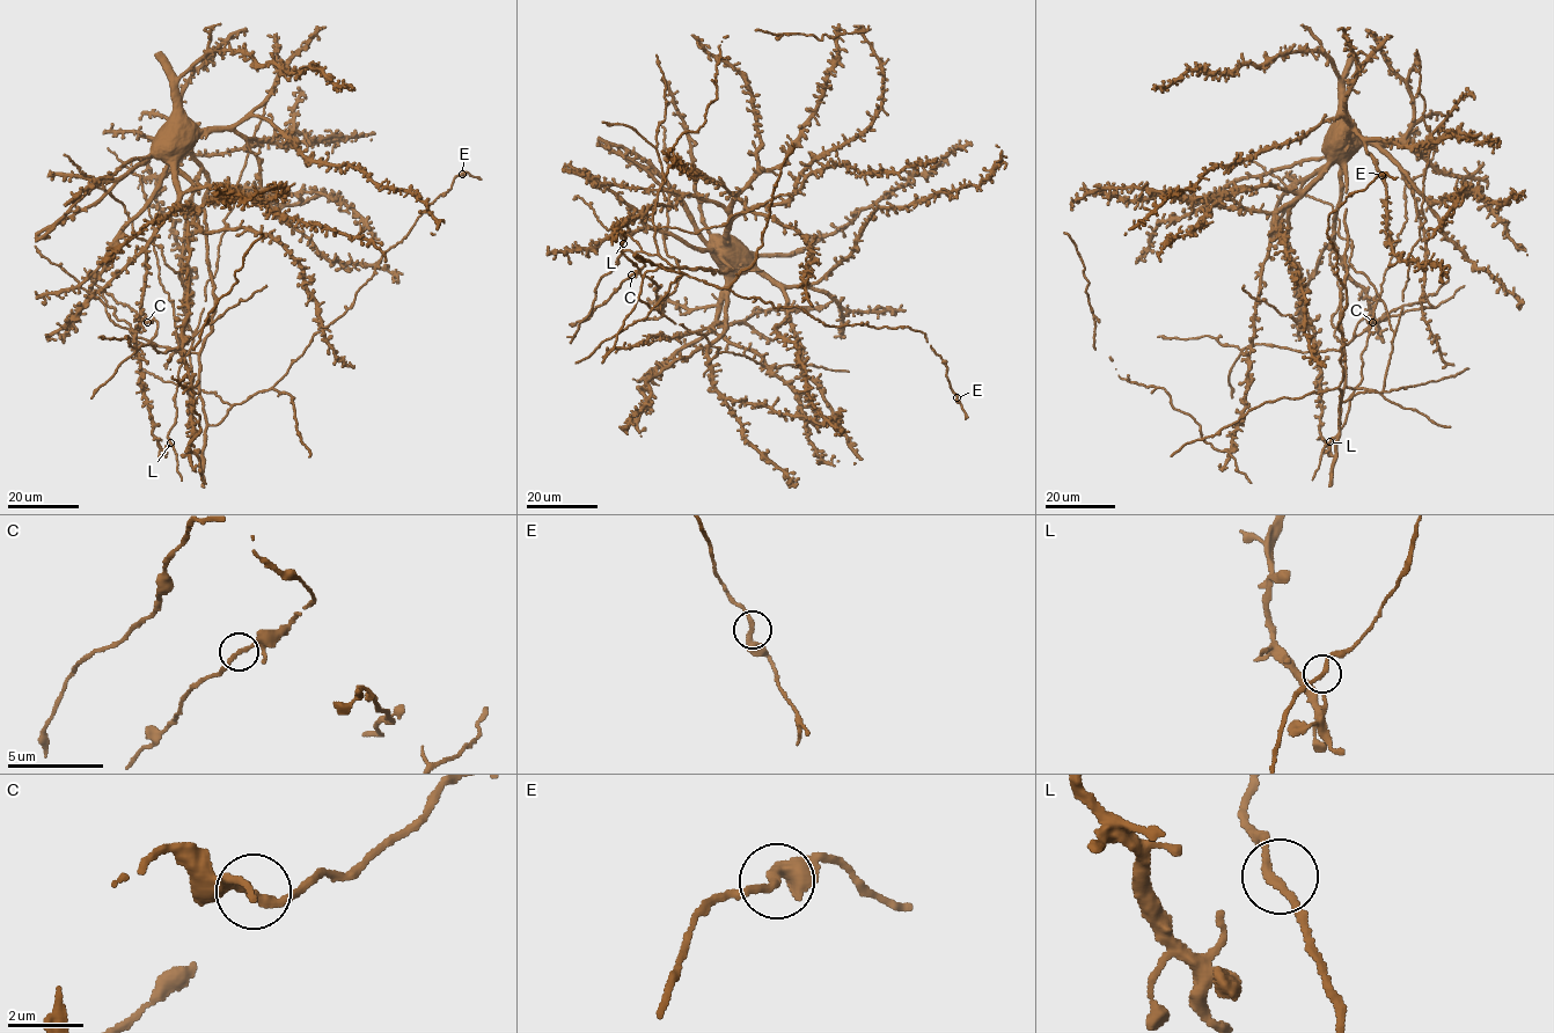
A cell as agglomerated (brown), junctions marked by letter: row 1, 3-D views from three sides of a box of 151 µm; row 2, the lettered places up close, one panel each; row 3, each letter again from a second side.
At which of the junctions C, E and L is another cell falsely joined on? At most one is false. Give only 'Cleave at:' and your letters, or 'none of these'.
Cleave at: none of these

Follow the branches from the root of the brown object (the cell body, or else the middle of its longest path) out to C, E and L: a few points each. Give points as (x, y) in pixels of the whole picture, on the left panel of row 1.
C: (168, 133), (109, 191), (178, 273), (189, 393), (199, 356), (152, 345), (147, 322)
E: (168, 133), (109, 191), (178, 273), (193, 338), (183, 389), (197, 387), (209, 424), (279, 380), (462, 174)
L: (168, 133), (170, 169), (178, 198), (146, 248), (145, 287), (134, 344), (152, 434), (162, 449), (170, 442)

